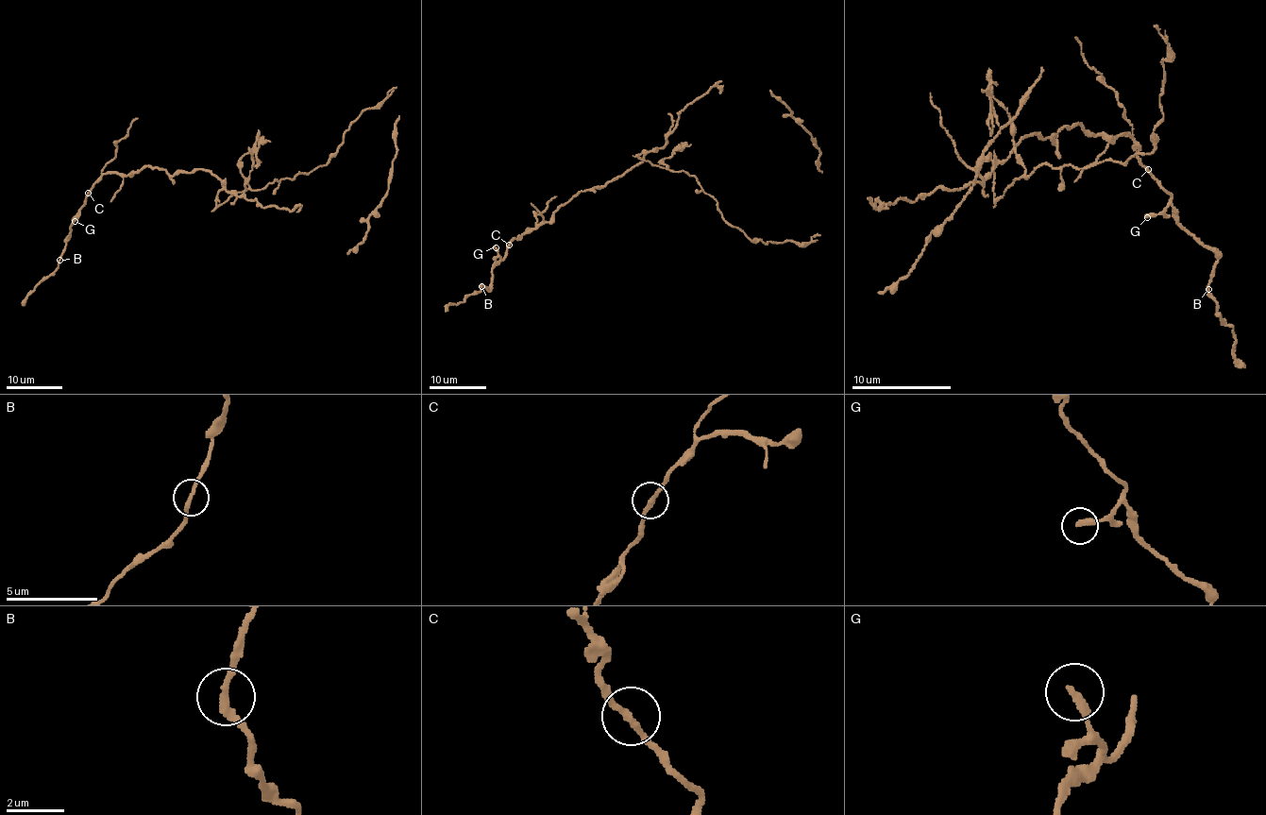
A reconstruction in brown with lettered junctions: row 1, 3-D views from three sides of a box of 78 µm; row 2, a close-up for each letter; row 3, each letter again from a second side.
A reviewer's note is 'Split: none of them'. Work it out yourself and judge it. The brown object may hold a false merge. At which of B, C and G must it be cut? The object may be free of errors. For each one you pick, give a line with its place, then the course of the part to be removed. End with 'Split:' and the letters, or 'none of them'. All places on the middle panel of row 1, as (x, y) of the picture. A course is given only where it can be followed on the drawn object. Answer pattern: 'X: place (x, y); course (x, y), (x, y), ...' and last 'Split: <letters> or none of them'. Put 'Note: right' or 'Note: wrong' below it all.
C: place (509, 245)
Split: C
Note: wrong

